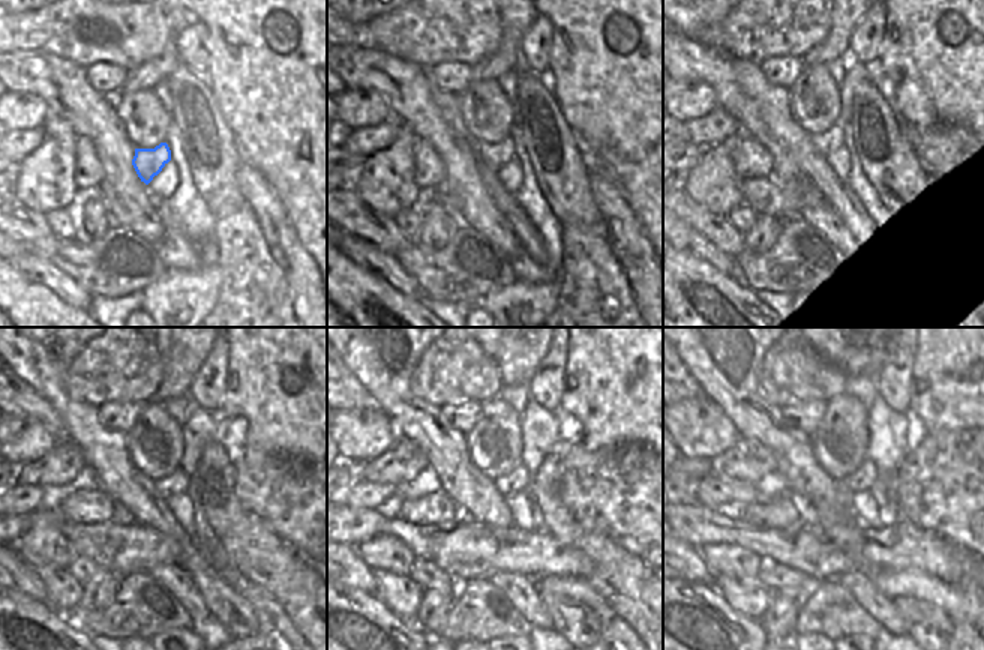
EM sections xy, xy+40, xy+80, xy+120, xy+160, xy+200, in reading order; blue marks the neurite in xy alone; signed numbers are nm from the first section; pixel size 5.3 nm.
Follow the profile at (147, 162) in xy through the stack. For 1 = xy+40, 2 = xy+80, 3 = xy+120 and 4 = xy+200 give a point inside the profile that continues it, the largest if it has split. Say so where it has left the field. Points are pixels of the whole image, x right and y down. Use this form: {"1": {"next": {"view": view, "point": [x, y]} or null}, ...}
{"1": {"next": {"view": "xy+40", "point": [494, 155]}}, "2": {"next": {"view": "xy+80", "point": [833, 140]}}, "3": {"next": {"view": "xy+120", "point": [177, 482]}}, "4": {"next": {"view": "xy+200", "point": [861, 479]}}}

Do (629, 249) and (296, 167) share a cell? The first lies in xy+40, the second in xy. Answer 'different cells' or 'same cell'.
different cells

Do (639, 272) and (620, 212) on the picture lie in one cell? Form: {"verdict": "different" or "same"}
{"verdict": "same"}

